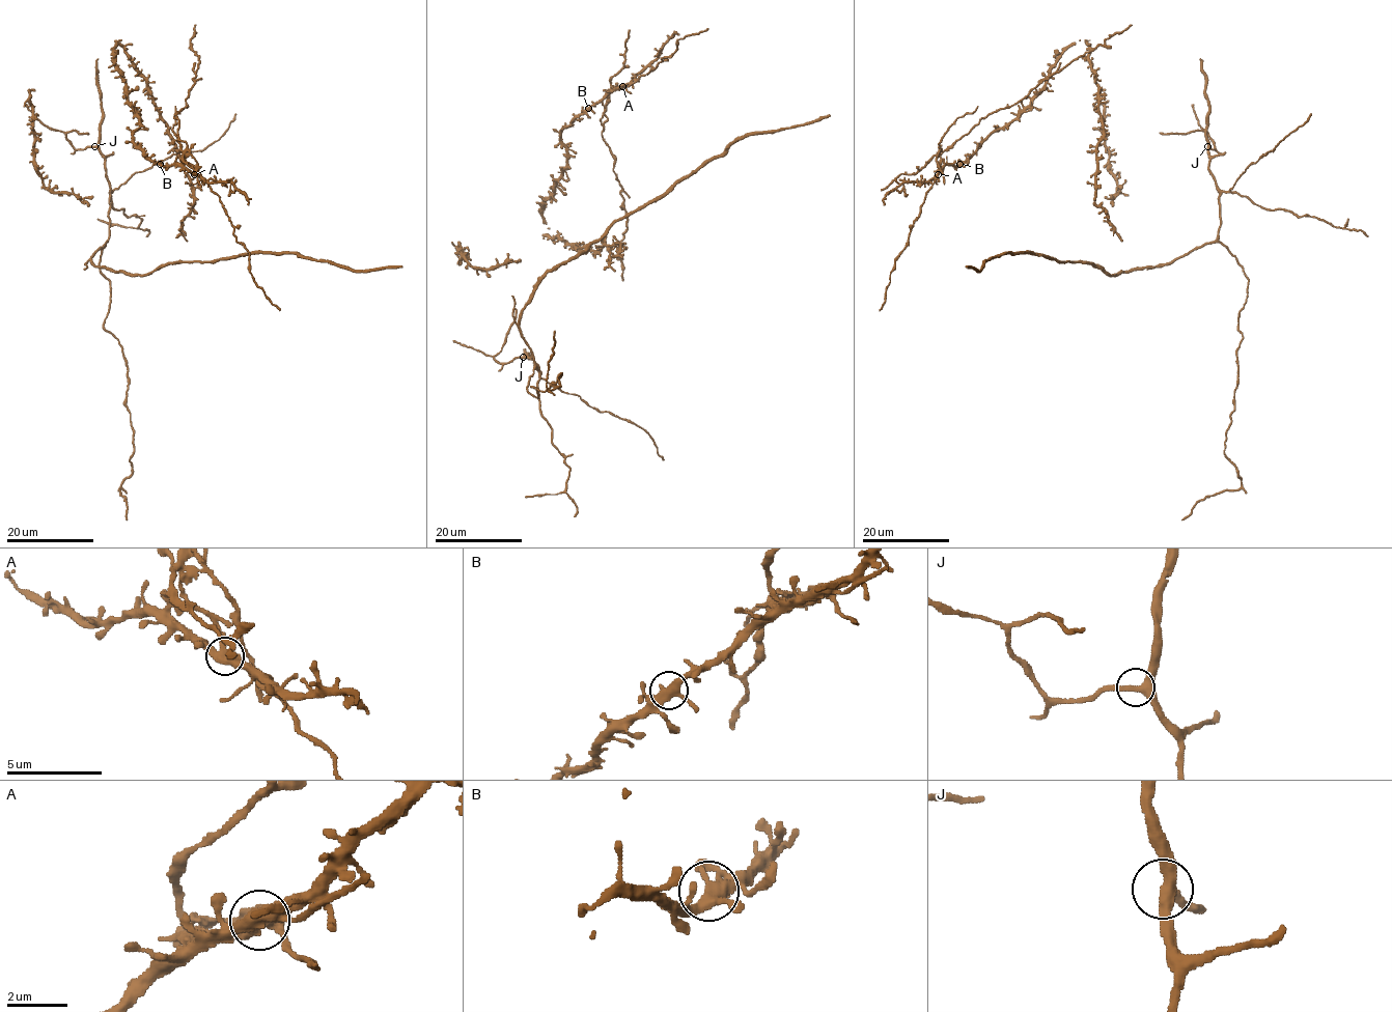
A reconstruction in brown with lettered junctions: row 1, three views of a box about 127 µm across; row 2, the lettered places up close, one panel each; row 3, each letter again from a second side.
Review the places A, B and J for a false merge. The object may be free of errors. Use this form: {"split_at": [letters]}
{"split_at": ["A"]}

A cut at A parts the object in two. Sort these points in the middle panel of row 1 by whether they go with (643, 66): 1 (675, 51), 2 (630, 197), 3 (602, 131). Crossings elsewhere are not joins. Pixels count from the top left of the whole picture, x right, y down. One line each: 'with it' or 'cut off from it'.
1: cut off from it
2: cut off from it
3: cut off from it

